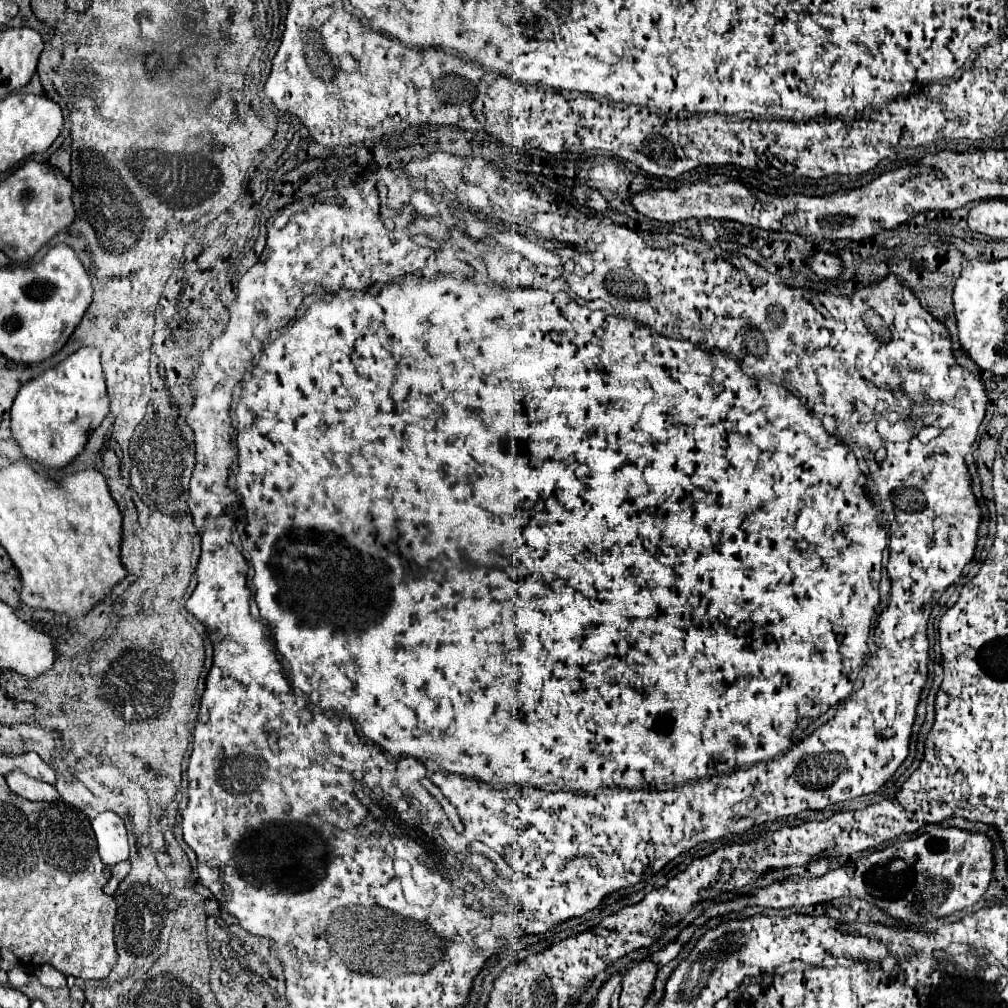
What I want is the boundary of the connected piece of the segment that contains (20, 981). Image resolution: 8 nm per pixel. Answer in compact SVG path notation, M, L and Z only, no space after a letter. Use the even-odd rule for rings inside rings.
M16 966L16 968L12 968L12 970L8 972L8 982L10 982L10 986L20 988L20 986L24 986L24 984L28 982L28 974L24 972L22 966Z

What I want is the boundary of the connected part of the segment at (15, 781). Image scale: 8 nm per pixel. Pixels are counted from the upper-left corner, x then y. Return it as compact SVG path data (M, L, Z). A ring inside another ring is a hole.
M14 770L14 772L6 774L4 778L6 778L6 784L10 786L10 790L14 794L26 798L26 800L38 800L38 802L48 800L48 802L52 802L52 800L58 798L58 792L56 792L54 786L44 784L40 780L34 780L20 770Z

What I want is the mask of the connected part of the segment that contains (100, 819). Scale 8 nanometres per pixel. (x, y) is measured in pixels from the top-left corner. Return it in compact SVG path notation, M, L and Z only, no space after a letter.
M102 812L92 820L92 830L98 842L100 860L106 866L128 860L128 840L124 820L114 812Z

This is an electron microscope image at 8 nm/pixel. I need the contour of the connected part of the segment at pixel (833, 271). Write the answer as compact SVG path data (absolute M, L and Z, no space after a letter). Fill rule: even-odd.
M818 252L810 258L810 268L824 276L824 278L834 278L838 276L838 272L842 270L842 262L838 256L832 256L832 254L826 254L826 252Z

